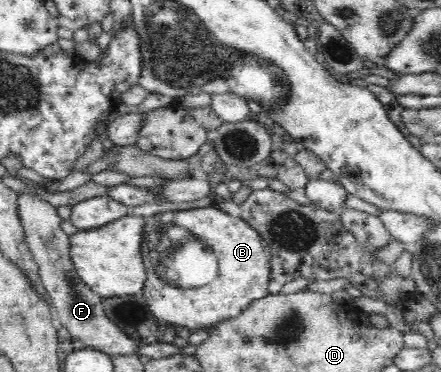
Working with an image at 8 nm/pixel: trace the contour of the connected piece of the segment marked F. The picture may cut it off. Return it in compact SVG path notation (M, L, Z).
M21 193L18 197L18 213L26 243L39 266L40 277L44 283L44 289L48 291L51 304L54 305L62 326L69 330L72 337L84 342L86 348L100 350L100 352L114 356L138 355L139 346L123 330L120 330L112 320L104 313L102 297L88 289L86 284L76 275L74 265L70 257L69 237L61 230L61 218L57 208L49 202L36 197L34 193Z

